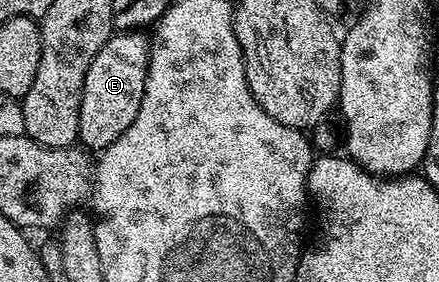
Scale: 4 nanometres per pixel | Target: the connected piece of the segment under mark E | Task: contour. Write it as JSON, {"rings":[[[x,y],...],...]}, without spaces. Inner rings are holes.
{"rings":[[[122,30],[111,35],[110,40],[104,42],[100,54],[92,58],[92,66],[88,66],[88,74],[84,78],[78,127],[78,140],[87,149],[101,150],[112,146],[112,142],[116,142],[116,138],[136,122],[136,114],[140,114],[140,102],[144,98],[149,61],[150,40],[142,30]]]}

